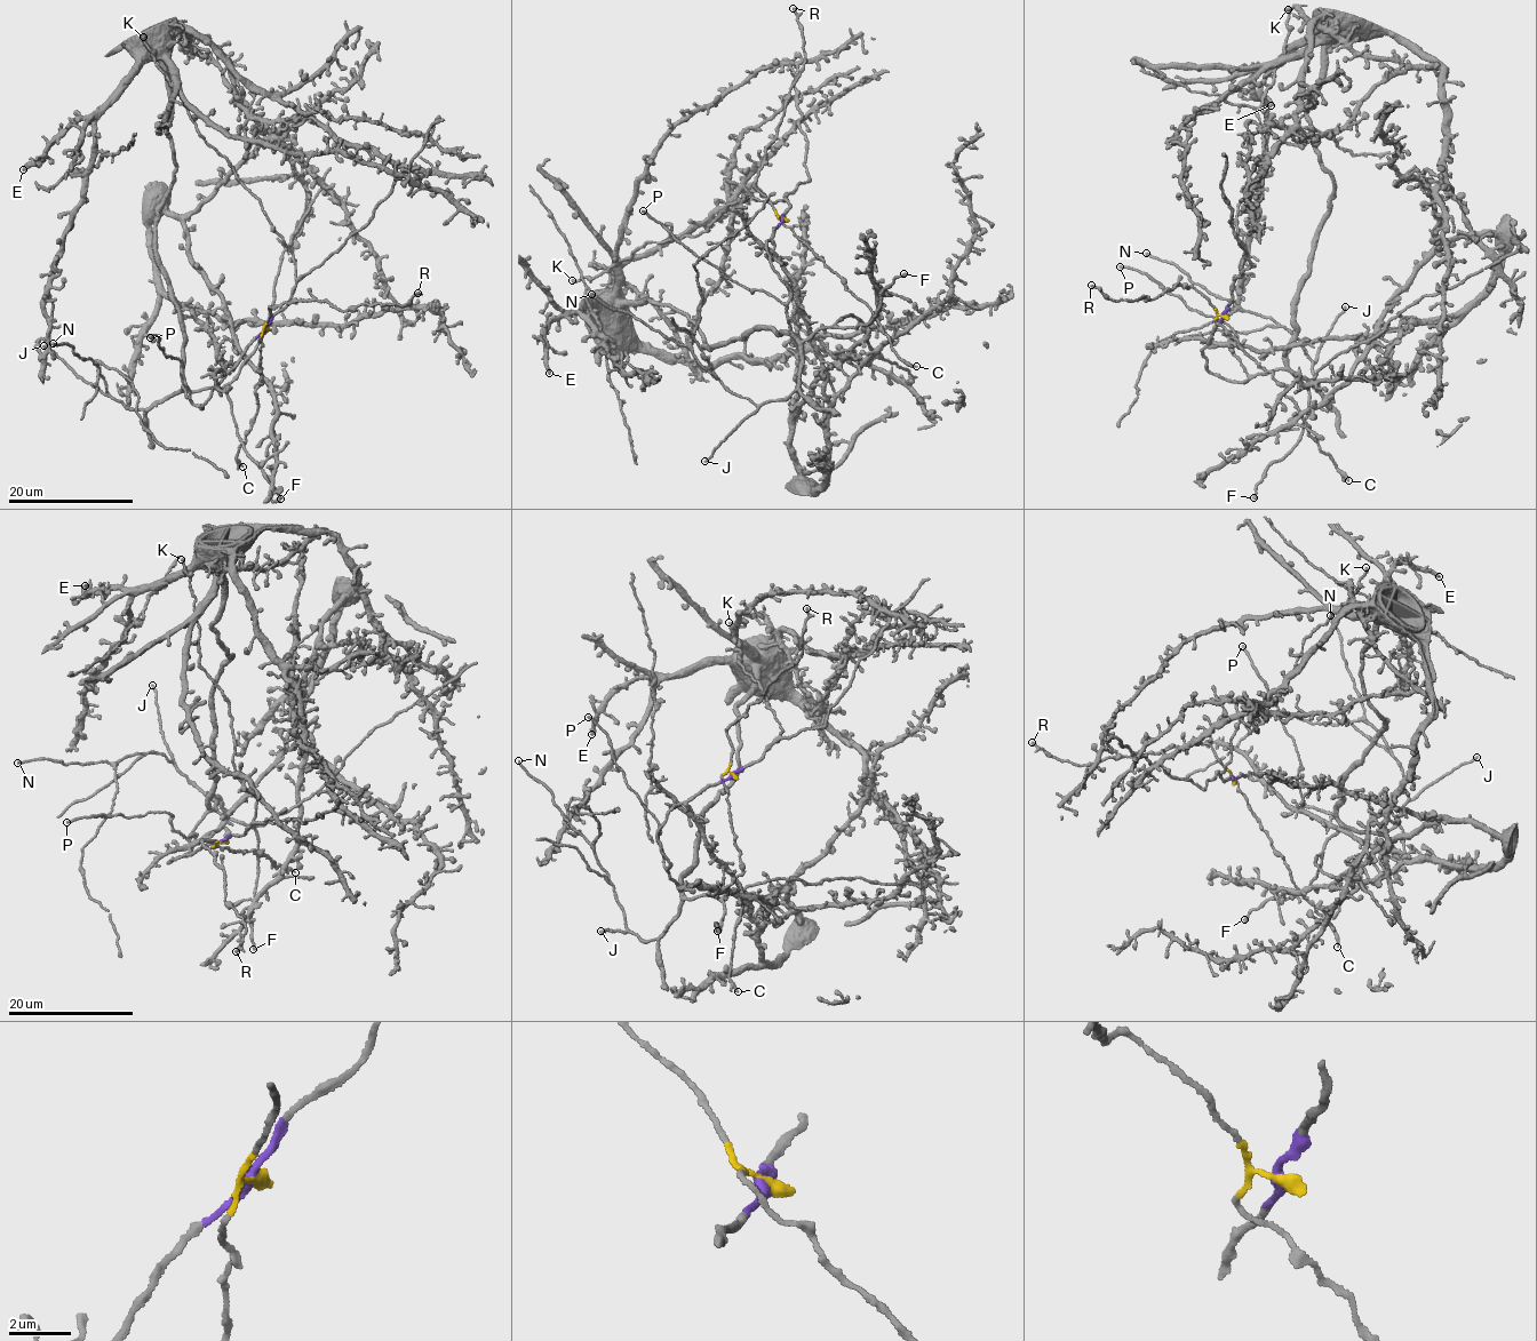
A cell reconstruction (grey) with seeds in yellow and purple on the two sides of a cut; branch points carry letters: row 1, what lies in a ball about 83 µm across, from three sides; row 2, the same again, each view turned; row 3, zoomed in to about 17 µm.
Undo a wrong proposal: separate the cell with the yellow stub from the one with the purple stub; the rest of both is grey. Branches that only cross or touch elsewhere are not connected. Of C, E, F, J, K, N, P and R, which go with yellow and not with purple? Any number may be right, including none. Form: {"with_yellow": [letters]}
{"with_yellow": ["C", "R"]}

